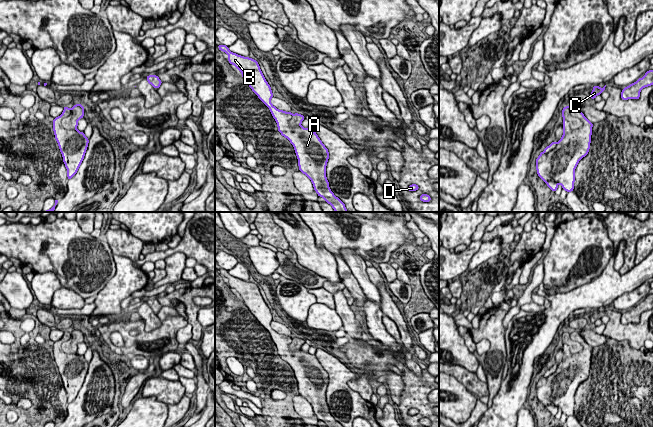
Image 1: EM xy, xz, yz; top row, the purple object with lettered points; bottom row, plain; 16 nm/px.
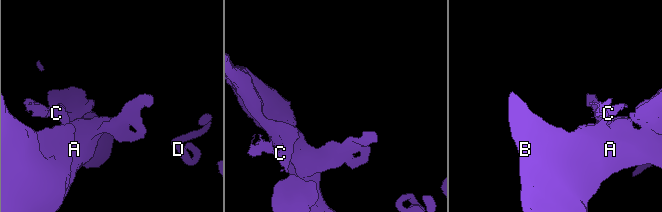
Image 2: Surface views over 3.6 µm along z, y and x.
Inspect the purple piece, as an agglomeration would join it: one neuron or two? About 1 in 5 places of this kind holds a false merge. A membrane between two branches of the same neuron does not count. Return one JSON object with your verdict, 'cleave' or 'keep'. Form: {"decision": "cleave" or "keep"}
{"decision": "cleave"}

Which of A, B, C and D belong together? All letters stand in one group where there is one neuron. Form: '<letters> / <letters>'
A B D / C

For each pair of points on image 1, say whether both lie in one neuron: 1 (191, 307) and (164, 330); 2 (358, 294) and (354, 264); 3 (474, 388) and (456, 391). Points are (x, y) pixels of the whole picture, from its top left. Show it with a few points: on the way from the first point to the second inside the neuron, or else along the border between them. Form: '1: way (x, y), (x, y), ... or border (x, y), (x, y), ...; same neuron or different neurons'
1: border (185, 319), (188, 322); different neurons
2: border (344, 260), (366, 296); different neurons
3: border (449, 374), (455, 377), (475, 396); different neurons

